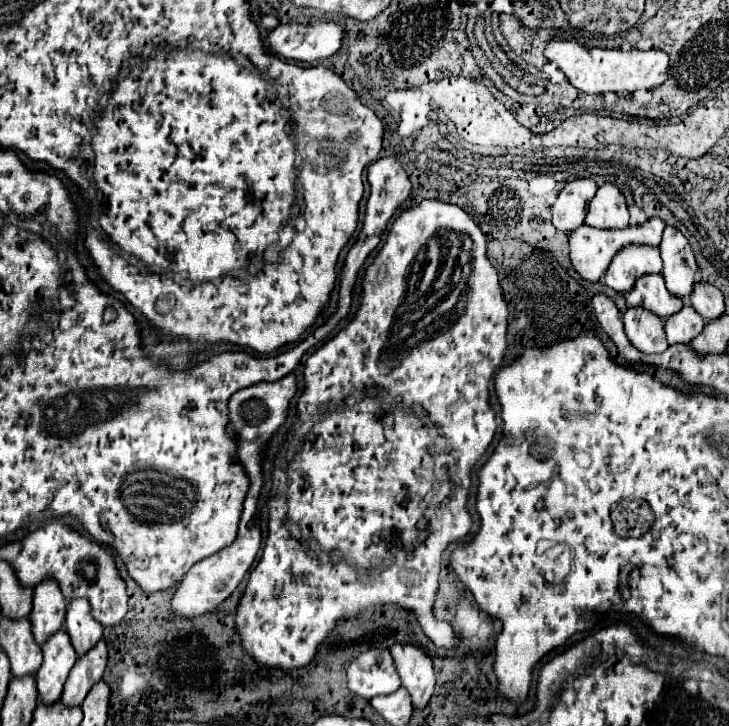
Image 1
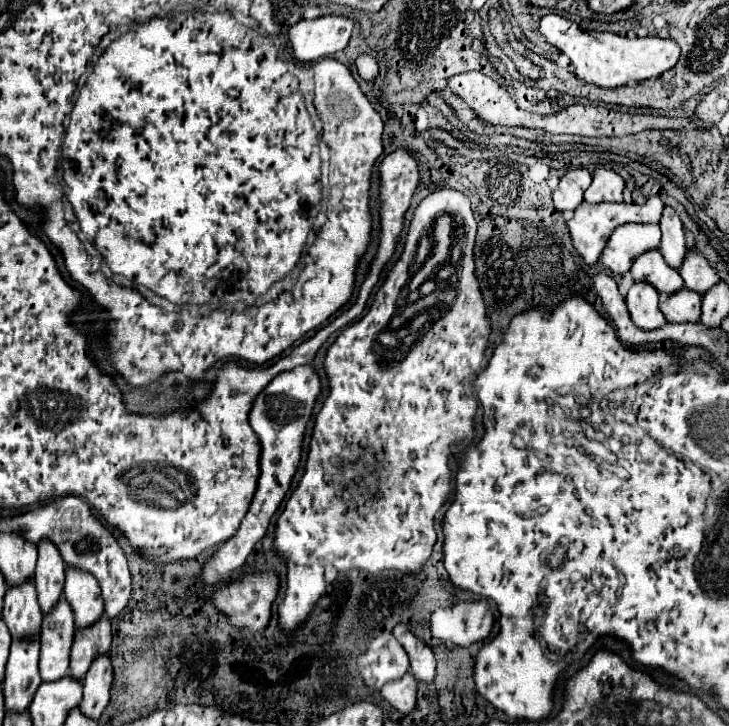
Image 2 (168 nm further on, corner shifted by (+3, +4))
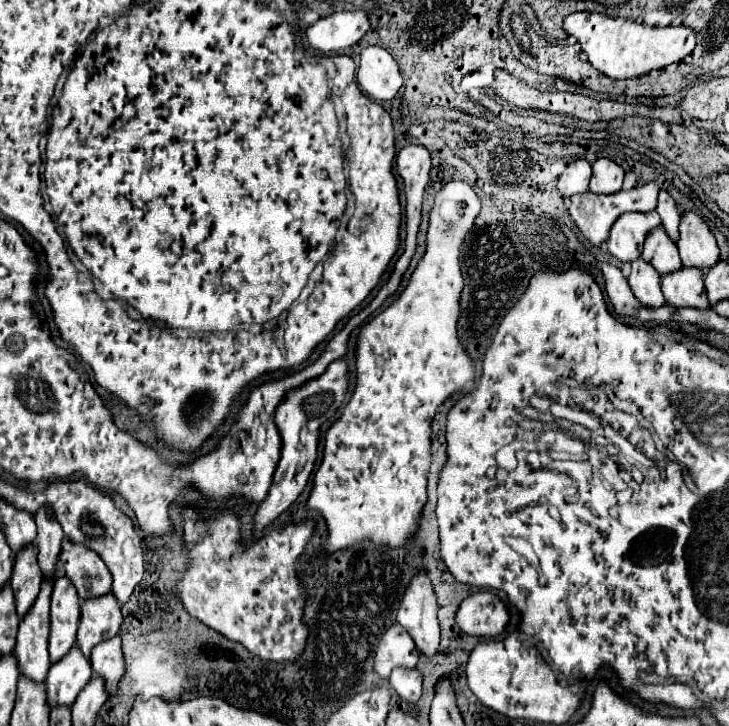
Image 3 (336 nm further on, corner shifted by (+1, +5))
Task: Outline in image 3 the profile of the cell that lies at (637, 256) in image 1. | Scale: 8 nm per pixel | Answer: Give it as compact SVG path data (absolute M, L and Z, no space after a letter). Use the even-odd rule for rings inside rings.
M656 211L624 213L612 225L606 247L622 263L636 261L642 253L642 243L646 235L656 227L660 227L660 215Z

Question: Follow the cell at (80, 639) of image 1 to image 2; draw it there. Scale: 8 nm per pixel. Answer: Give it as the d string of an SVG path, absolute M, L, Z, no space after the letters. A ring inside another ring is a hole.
M66 568L66 584L64 598L70 602L74 610L76 628L86 628L94 624L104 612L104 600L98 580L80 568Z

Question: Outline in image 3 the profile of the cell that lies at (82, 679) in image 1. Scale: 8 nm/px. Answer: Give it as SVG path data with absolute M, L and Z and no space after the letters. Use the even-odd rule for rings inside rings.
M112 593L92 601L84 601L76 647L84 653L84 657L90 657L90 649L100 641L118 635L120 625L122 625L122 613Z

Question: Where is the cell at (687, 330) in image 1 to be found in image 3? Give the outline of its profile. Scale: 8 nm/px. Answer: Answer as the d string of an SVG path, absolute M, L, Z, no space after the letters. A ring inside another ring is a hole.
M682 267L680 271L664 275L662 293L666 297L666 303L672 307L694 307L694 309L708 307L702 271L696 267L694 269Z

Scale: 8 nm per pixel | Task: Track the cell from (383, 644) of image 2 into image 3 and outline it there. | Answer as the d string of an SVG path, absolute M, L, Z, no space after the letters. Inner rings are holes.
M394 623L384 637L380 639L376 647L376 657L374 657L374 671L382 677L388 679L394 667L416 667L418 663L418 651L412 641L412 637L398 625Z

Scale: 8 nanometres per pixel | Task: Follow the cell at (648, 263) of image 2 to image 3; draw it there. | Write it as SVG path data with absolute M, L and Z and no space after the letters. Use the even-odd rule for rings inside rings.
M662 227L654 229L652 235L646 237L644 249L642 249L640 257L644 261L648 261L660 275L672 273L672 271L676 271L676 269L682 267L680 257L678 257L678 249L670 241L670 237L664 233Z

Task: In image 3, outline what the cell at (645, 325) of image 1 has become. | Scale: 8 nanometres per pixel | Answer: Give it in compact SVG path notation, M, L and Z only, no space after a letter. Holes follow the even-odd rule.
M642 259L632 261L632 273L628 277L628 285L636 295L636 299L644 303L648 309L658 309L666 303L660 289L660 275L656 273L656 269L652 269L652 265L648 265Z

